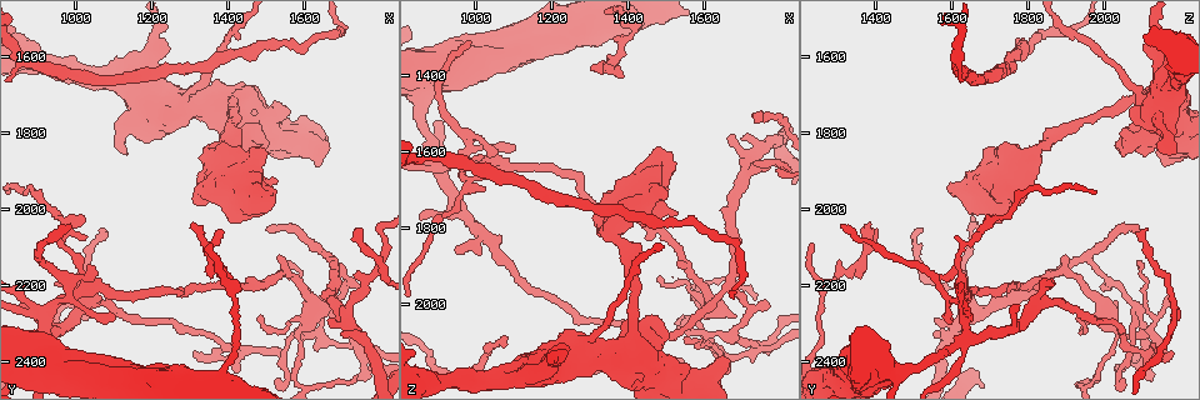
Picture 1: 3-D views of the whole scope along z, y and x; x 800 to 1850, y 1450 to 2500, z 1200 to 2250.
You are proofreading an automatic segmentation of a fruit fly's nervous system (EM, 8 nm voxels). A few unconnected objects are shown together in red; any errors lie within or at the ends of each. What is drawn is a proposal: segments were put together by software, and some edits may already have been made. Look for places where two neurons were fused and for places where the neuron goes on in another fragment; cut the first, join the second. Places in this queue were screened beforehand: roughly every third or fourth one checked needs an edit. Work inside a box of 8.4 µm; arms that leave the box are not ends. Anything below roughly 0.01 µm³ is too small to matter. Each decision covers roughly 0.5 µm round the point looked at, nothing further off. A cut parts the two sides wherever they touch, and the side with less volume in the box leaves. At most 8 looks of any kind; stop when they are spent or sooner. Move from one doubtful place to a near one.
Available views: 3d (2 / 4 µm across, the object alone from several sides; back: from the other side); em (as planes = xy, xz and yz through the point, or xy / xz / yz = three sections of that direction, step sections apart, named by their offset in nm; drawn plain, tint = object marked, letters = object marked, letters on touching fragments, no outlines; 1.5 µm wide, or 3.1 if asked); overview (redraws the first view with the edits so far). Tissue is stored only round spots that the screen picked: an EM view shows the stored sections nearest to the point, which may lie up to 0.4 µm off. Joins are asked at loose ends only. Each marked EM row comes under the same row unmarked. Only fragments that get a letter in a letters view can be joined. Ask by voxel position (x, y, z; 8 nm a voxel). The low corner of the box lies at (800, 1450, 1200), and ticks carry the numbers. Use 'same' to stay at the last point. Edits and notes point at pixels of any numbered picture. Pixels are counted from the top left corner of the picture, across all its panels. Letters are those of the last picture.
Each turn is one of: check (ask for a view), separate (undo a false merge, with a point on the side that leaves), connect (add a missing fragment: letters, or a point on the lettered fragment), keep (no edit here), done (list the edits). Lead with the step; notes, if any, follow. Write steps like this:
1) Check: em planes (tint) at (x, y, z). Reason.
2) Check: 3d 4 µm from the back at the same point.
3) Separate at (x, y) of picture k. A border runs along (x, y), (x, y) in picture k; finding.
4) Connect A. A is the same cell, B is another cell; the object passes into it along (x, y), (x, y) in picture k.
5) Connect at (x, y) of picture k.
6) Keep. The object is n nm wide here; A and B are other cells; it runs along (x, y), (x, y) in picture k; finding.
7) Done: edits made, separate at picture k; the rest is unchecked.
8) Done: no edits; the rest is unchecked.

Check: 3d 2 µm from the back at (1530, 1925, 1765). Stops while still wide.

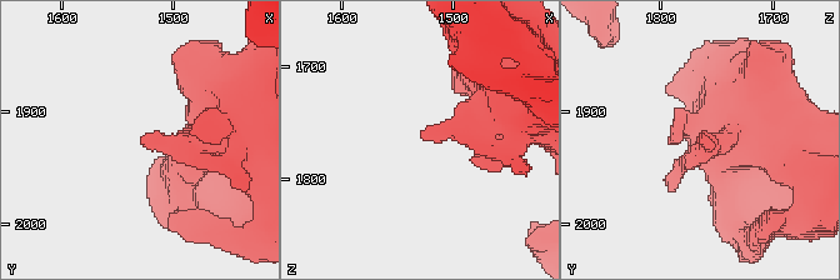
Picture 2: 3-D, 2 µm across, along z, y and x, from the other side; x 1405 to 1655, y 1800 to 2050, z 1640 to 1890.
Check: em xz step 4 (letters) at (1528, 1922, 1760). Need the tissue.

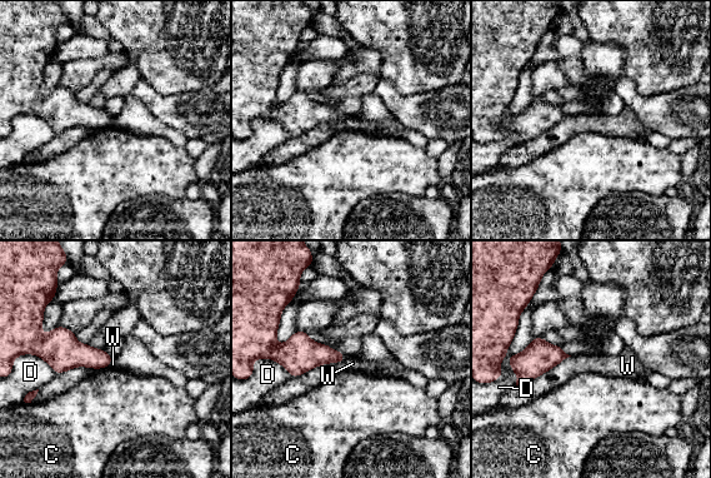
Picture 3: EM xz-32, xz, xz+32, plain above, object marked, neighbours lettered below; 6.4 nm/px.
Keep. C, D and W are other cells; a border runs along (109, 366), (98, 369) in picture 3; none of them fits.

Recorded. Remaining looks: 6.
Check: em planes (letters) at (1130, 1855, 2180). An open end.

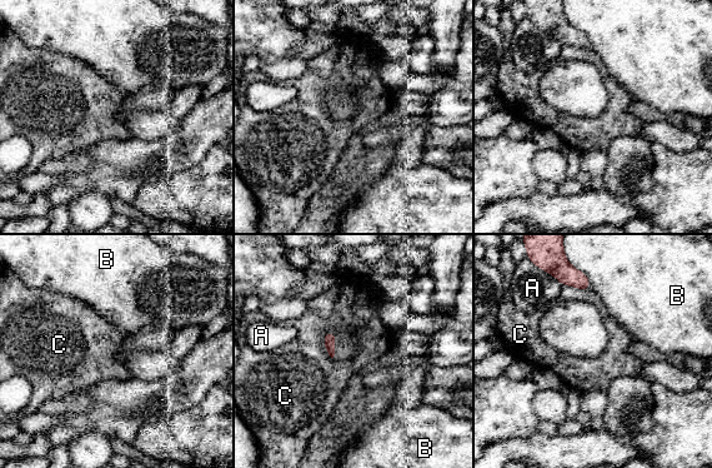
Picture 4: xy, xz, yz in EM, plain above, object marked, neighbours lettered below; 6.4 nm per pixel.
Keep. A, B and C are other cells; a border runs along (326, 330), (324, 347), (332, 358) in picture 4; no lettered fragment goes on from it.

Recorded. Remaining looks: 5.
Check: 3d 2 µm at (1730, 2360, 2120).

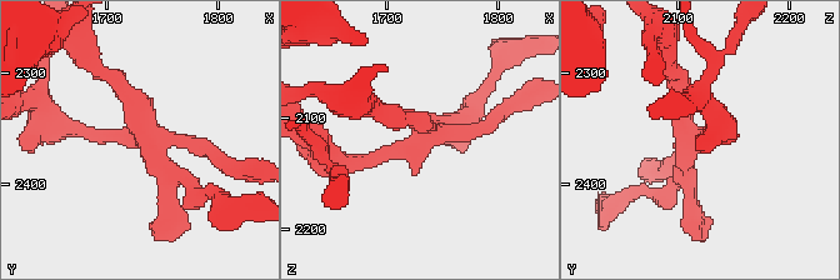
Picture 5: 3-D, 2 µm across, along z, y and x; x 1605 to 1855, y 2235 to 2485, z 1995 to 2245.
Check: em xy step 8 (tint) at (1734, 2358, 2114).

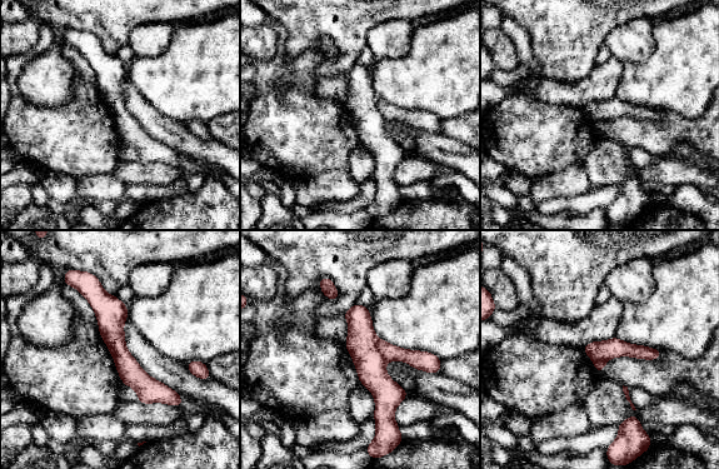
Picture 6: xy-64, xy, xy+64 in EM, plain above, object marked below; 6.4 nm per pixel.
Check: em xy step 8 (letters) at the same point.

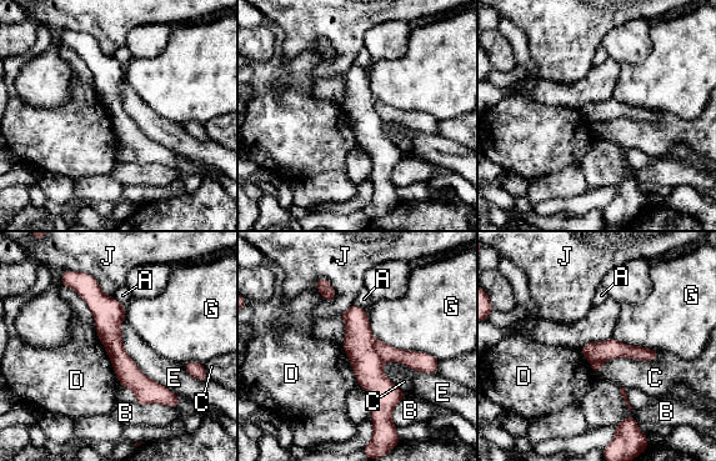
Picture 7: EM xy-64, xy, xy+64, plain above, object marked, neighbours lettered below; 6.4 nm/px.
Separate at (411, 359) of picture 7. A, B, C, D, E, G and J are other cells; the part that leaves runs along (584, 349), (655, 354) in picture 7; a second neuron is stuck on.

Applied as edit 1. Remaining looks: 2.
Done: edits made, separate at picture 7; the rest is unchecked.

